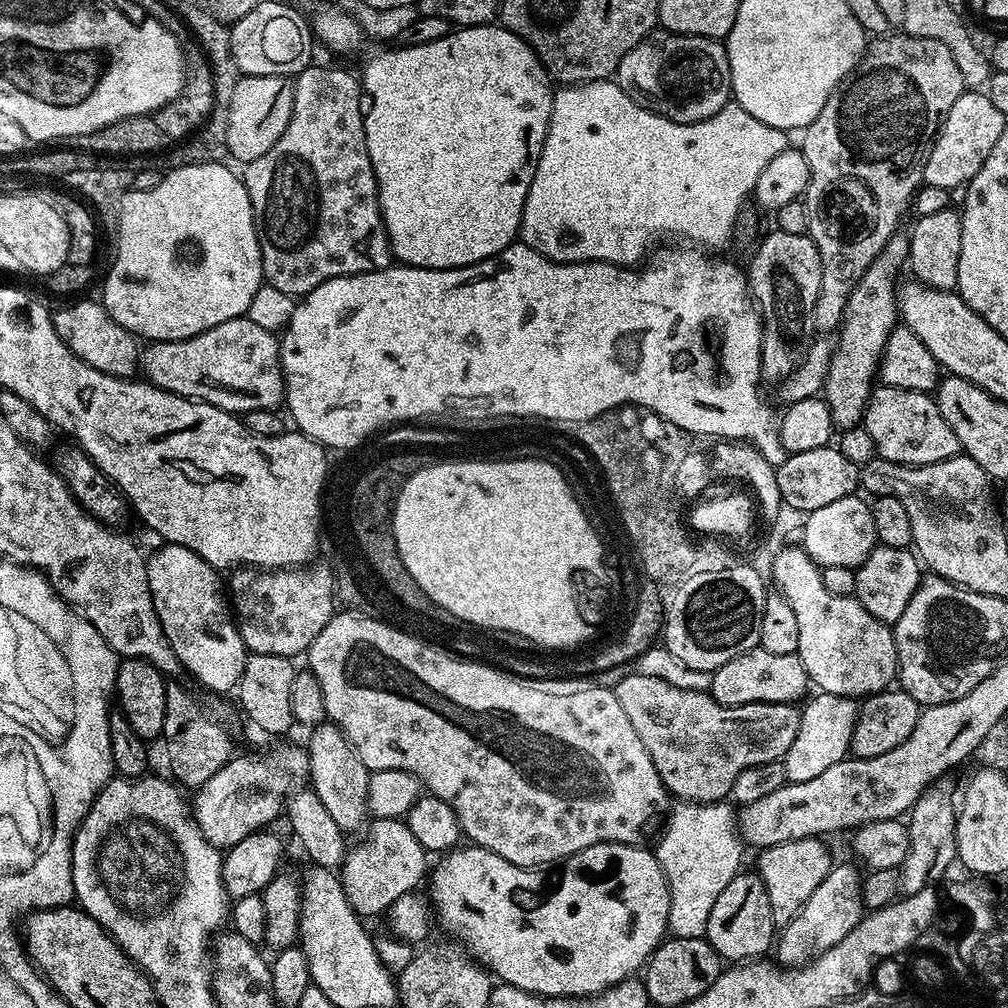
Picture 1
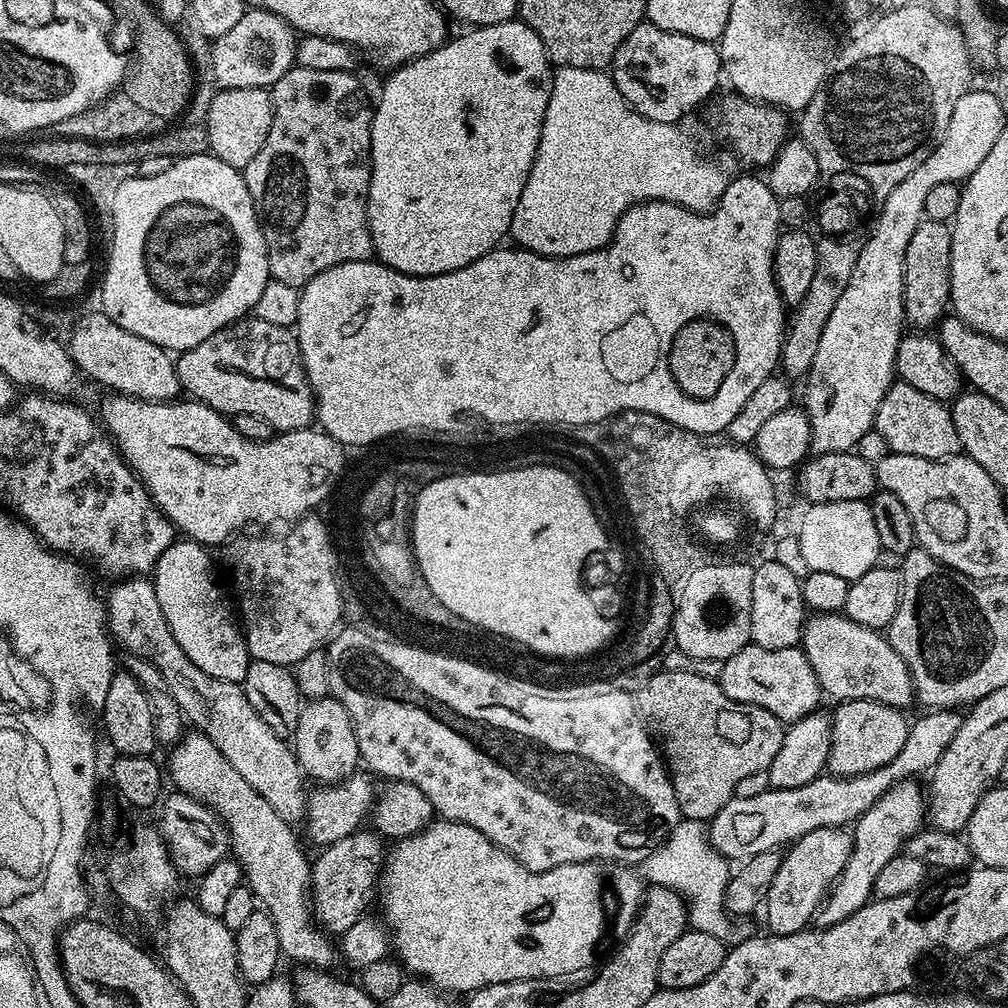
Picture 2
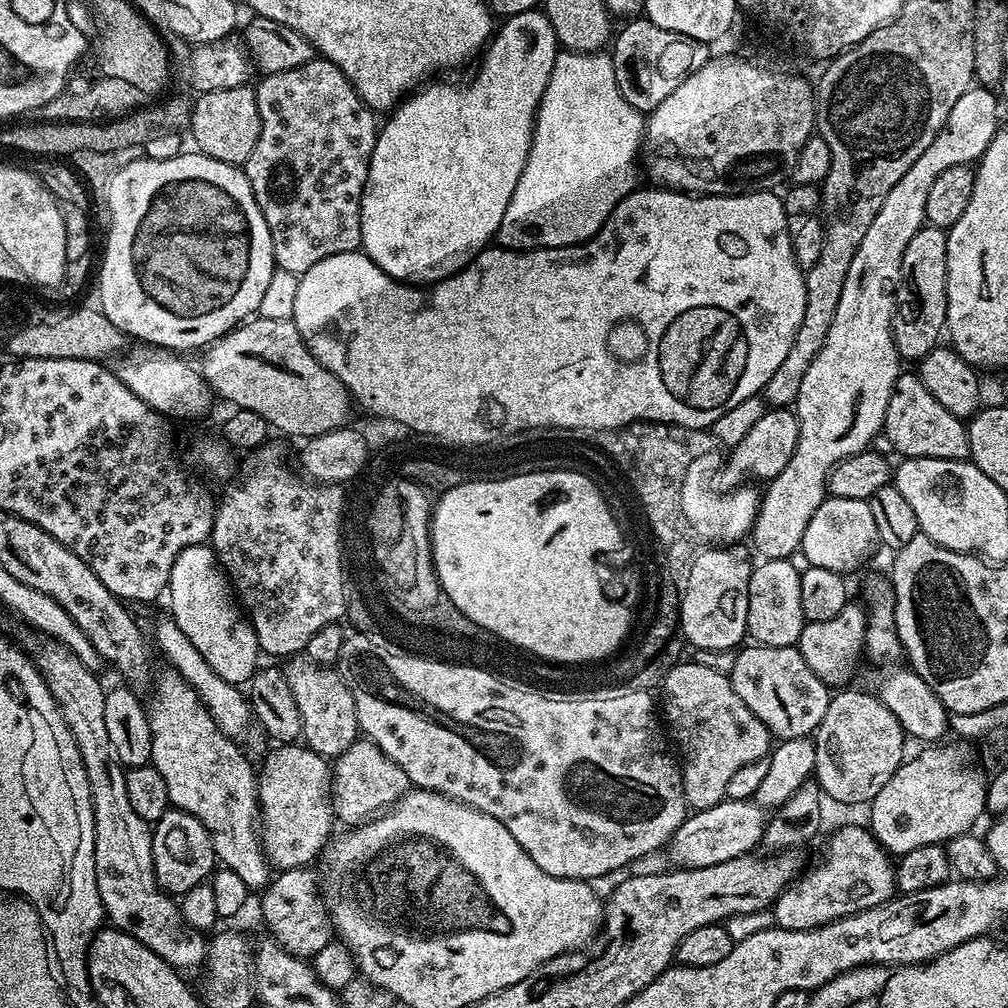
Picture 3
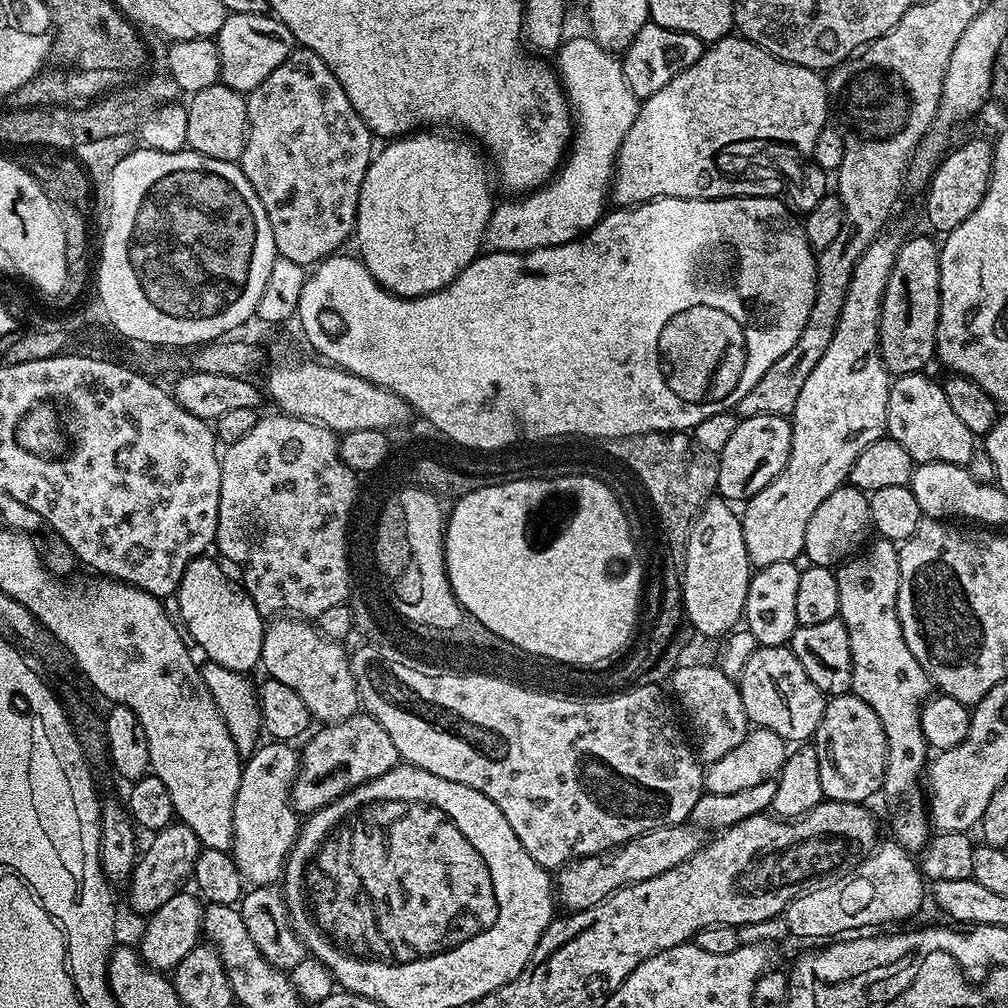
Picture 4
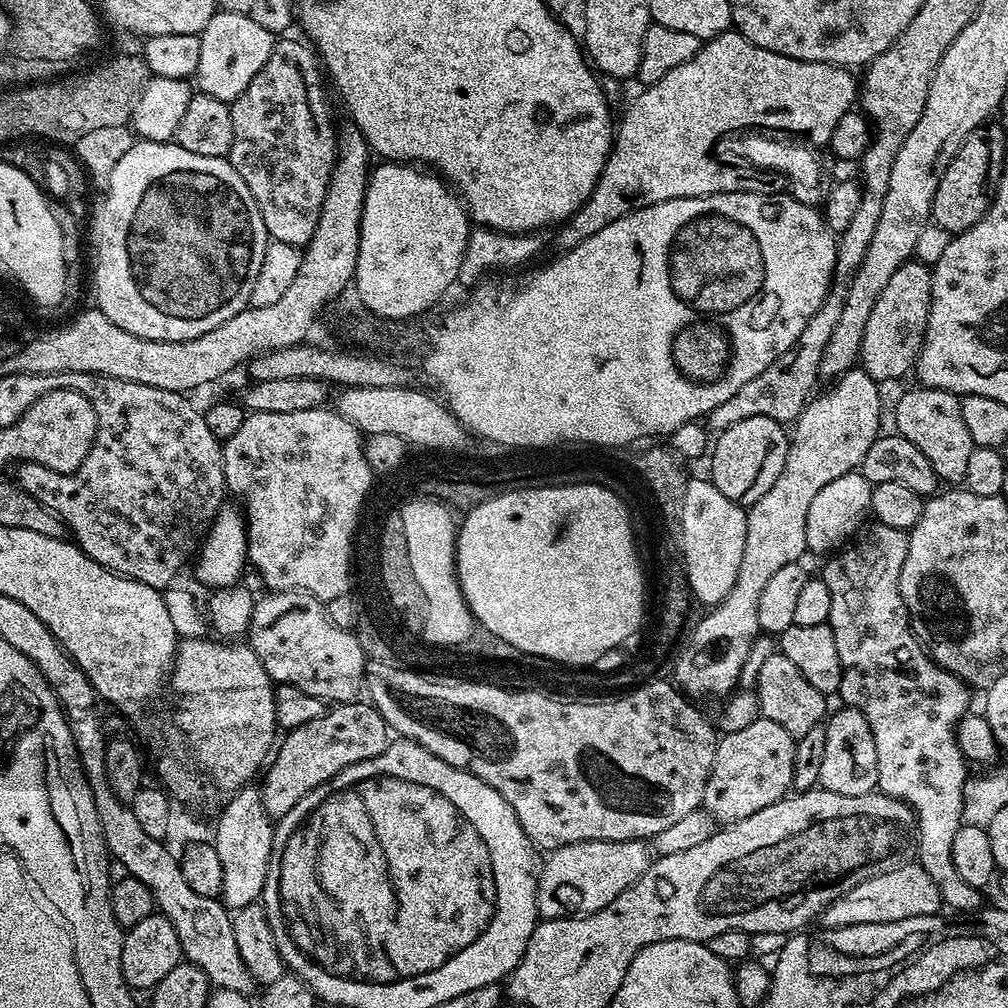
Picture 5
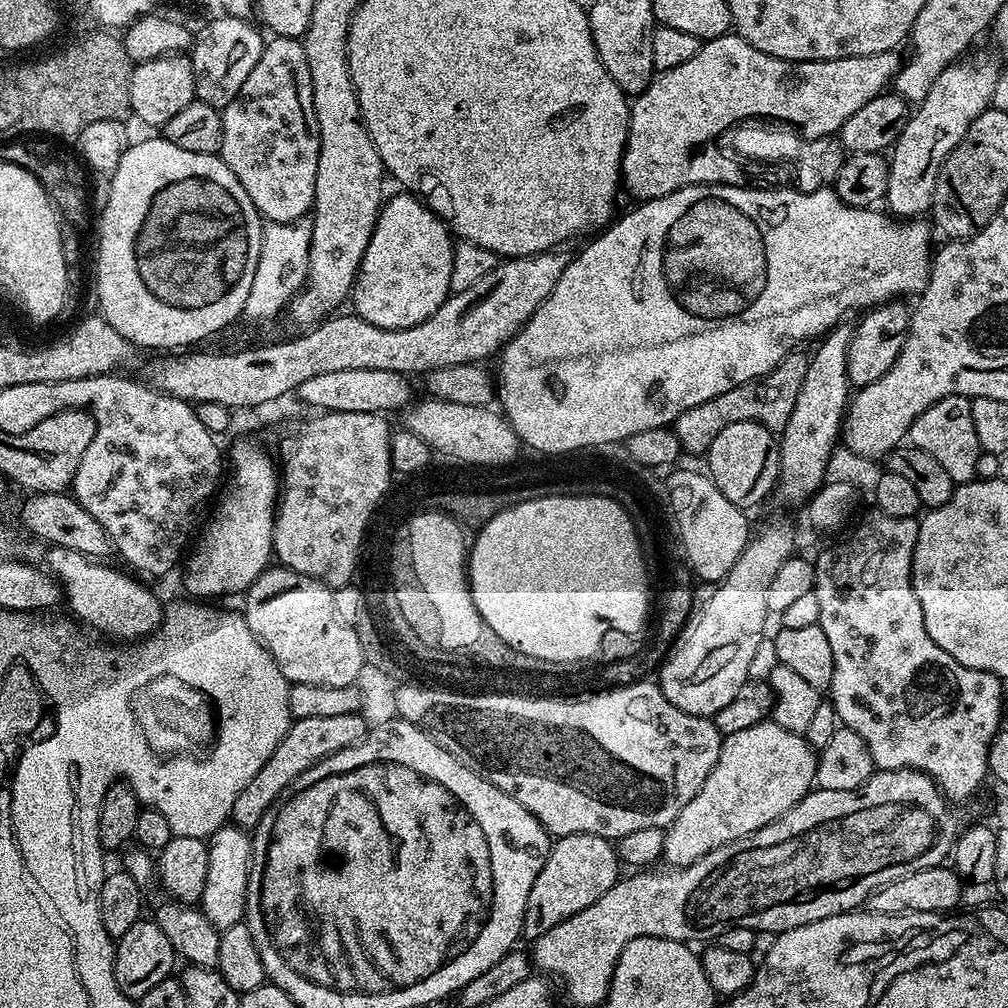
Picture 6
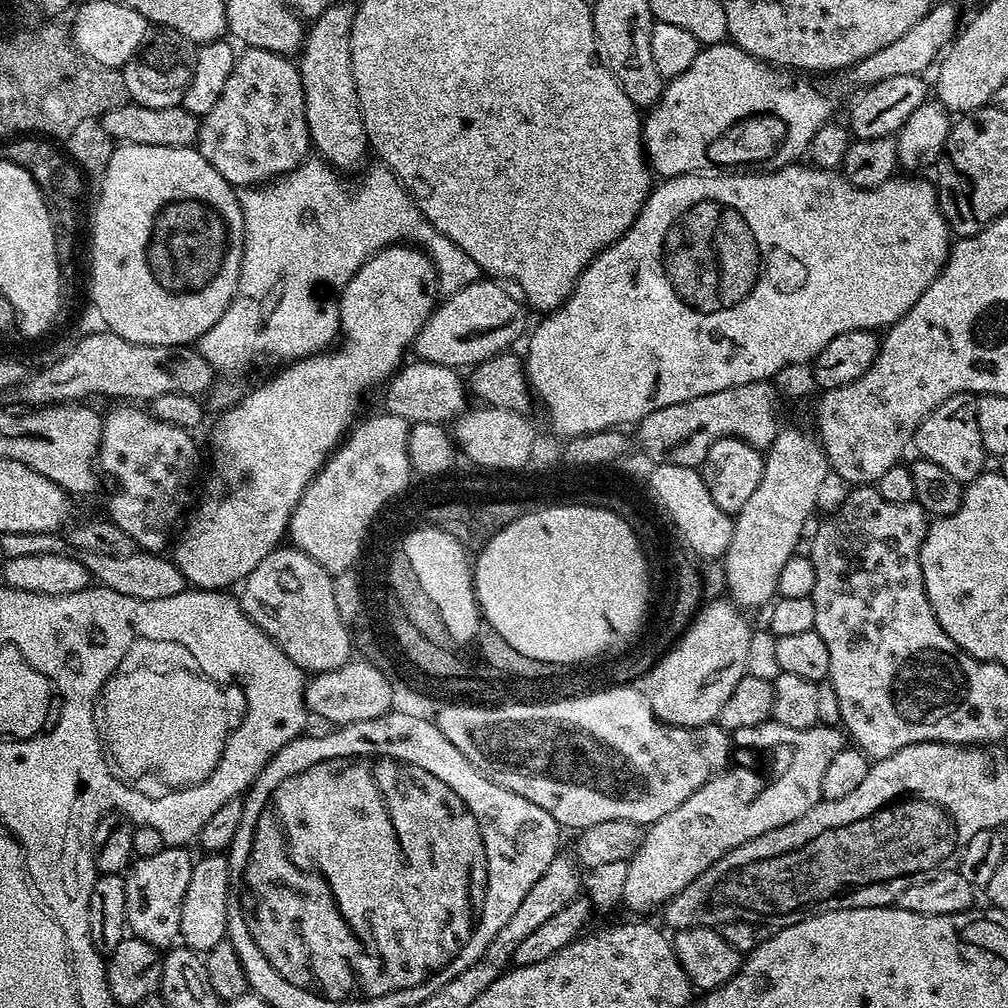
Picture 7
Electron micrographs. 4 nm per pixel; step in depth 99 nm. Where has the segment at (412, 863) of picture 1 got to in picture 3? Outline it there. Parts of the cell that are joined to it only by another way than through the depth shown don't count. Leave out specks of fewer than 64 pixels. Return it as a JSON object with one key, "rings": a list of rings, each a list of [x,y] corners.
{"rings":[[[311,867],[285,868],[280,876],[269,883],[260,900],[260,912],[264,915],[264,924],[269,928],[271,939],[281,944],[290,954],[301,958],[311,958],[326,945],[333,943],[334,929],[330,913],[322,895],[318,876]]]}

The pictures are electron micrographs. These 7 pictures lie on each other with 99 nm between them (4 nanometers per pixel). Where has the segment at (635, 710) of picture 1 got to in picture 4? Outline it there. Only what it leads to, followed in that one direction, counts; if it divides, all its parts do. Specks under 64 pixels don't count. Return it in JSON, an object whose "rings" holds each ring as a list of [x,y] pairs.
{"rings":[[[682,664],[670,677],[674,692],[684,708],[696,736],[701,759],[711,762],[734,750],[750,730],[750,721],[742,706],[739,685],[723,674],[721,667],[706,664]]]}

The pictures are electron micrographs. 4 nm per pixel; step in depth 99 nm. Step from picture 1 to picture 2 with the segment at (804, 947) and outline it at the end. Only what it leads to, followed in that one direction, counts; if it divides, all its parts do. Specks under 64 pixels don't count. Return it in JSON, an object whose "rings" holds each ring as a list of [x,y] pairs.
{"rings":[[[915,779],[903,780],[895,784],[878,802],[866,810],[854,821],[852,834],[852,853],[848,856],[846,866],[828,893],[820,911],[814,920],[821,928],[829,928],[831,924],[842,922],[842,918],[850,918],[854,910],[858,910],[869,900],[873,899],[872,887],[874,878],[890,858],[901,855],[902,849],[907,845],[908,839],[921,831],[926,824],[926,796],[920,793]]]}

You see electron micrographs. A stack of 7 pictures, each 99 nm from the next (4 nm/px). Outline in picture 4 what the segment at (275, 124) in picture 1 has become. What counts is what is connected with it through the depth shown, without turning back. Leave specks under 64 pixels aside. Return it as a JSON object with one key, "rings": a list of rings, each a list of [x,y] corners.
{"rings":[[[217,82],[187,97],[186,138],[188,148],[206,158],[239,161],[248,137],[248,102],[245,93]]]}

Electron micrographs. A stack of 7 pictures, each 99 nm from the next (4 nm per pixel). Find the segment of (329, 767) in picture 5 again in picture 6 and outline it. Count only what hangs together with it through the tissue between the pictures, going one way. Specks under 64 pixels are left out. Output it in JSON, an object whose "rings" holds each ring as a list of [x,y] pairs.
{"rings":[[[360,712],[329,714],[326,718],[293,719],[282,742],[278,742],[278,750],[270,754],[270,762],[266,762],[266,766],[262,766],[262,770],[258,770],[253,780],[242,789],[242,794],[238,794],[231,814],[235,827],[255,830],[265,810],[278,800],[303,772],[310,770],[310,766],[360,741],[366,731],[364,721],[365,717]]]}

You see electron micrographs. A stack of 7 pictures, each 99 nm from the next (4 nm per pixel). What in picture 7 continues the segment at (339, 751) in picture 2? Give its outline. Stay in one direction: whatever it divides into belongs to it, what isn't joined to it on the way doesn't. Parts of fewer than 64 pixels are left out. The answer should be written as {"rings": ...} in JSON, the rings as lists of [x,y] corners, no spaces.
{"rings":[[[277,546],[242,582],[244,593],[239,593],[240,607],[272,641],[305,673],[329,672],[341,668],[354,656],[352,633],[338,614],[338,606],[334,603],[334,586],[328,584],[323,567],[310,554],[295,546]]]}

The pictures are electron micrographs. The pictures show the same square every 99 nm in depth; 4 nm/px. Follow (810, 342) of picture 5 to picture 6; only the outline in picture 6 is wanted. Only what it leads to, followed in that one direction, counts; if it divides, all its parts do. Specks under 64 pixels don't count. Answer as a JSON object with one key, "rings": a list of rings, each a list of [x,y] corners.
{"rings":[[[800,350],[787,352],[765,376],[757,380],[742,382],[726,394],[718,394],[718,398],[710,398],[710,402],[698,402],[698,406],[690,406],[682,415],[682,430],[696,432],[716,432],[720,426],[734,426],[734,422],[754,422],[757,420],[766,430],[773,434],[783,432],[786,422],[790,422],[790,413],[794,410],[794,401],[798,399],[798,390],[802,390],[802,378],[806,378],[808,356]]]}

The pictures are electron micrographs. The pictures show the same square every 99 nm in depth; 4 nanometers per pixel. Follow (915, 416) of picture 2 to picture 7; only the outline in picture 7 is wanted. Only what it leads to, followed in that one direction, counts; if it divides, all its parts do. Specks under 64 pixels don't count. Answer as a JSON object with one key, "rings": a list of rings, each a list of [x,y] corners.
{"rings":[[[959,392],[933,412],[918,426],[914,437],[914,448],[925,460],[942,466],[946,474],[951,474],[961,484],[969,484],[975,476],[983,472],[983,458],[985,456],[982,430],[978,430],[977,397],[971,392]]]}

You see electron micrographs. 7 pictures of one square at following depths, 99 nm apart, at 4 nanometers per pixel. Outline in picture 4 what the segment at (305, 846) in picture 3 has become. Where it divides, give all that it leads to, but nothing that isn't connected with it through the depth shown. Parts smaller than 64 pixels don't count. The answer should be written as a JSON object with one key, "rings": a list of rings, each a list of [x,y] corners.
{"rings":[[[288,742],[261,743],[256,751],[243,761],[238,782],[238,794],[234,798],[234,818],[232,819],[232,861],[244,875],[249,885],[275,885],[284,875],[284,863],[288,861],[290,850],[300,832],[301,817],[292,806],[292,781],[300,769],[300,758],[295,748]]]}

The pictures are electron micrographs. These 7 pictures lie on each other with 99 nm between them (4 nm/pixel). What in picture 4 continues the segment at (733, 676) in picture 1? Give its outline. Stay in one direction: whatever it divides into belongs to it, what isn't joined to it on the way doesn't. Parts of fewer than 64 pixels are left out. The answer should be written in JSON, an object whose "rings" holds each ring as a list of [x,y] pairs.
{"rings":[[[758,647],[746,662],[738,685],[745,714],[755,727],[774,730],[785,742],[808,742],[815,737],[816,727],[824,717],[826,697],[810,682],[791,647]]]}

